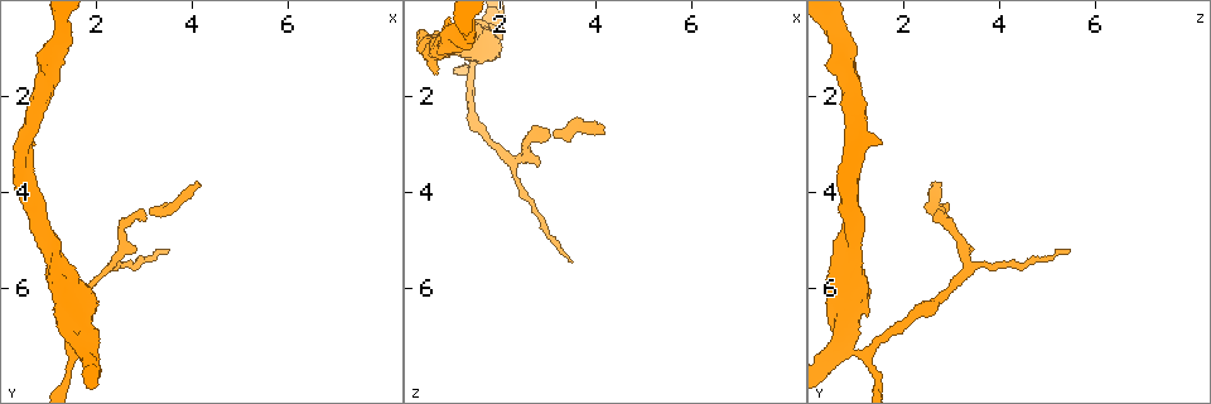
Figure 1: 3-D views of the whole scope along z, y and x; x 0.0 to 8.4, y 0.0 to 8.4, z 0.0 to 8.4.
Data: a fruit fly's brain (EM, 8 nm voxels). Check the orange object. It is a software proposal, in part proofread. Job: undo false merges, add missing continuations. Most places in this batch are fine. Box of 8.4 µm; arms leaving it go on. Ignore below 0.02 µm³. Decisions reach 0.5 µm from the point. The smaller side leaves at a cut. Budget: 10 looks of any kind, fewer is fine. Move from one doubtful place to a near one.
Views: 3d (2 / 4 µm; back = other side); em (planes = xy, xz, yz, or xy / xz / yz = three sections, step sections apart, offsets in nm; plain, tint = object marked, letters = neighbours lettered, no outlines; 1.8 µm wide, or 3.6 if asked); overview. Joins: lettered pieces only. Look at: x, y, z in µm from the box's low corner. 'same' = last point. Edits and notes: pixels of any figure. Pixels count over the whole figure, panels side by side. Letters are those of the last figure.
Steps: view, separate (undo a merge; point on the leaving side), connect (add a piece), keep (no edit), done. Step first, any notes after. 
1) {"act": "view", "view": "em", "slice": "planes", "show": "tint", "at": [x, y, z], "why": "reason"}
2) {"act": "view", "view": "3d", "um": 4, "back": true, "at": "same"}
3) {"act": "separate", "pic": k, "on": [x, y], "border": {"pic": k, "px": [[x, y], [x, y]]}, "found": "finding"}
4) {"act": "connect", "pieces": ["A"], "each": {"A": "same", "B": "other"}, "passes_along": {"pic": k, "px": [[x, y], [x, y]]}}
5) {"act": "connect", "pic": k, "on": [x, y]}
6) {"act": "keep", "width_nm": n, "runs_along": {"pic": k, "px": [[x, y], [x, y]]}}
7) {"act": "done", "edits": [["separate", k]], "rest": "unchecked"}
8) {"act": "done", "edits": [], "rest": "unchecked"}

{"act": "view", "view": "em", "slice": "xz", "step": 8, "show": "letters", "at": [2.15, 5.65, 3.35], "why": "branch point"}

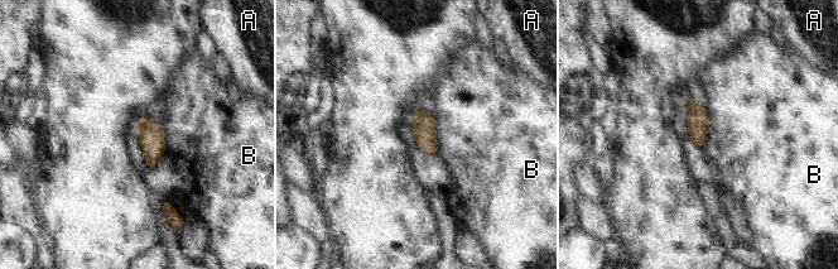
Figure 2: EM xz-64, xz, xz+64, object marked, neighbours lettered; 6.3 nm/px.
{"act": "view", "view": "em", "slice": "planes", "show": "letters", "at": "same"}

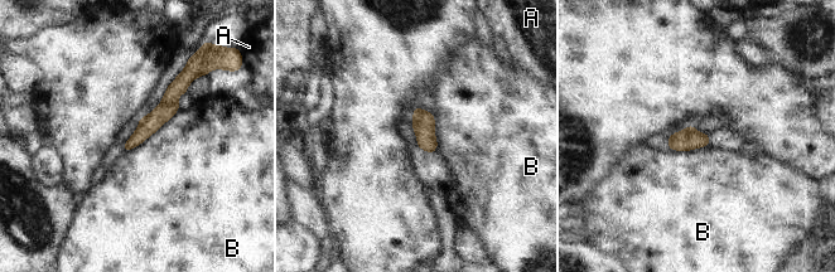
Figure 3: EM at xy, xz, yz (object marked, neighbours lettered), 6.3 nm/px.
{"act": "keep", "width_nm": 120, "longest_contact_nm": ["B", 460], "each": {"A": "other", "B": "other"}, "found": "one neuron here"}

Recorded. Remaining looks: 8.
{"act": "view", "view": "em", "slice": "yz", "step": 16, "show": "letters", "at": [4.15, 3.80, 2.75], "why": "long arm stops here"}

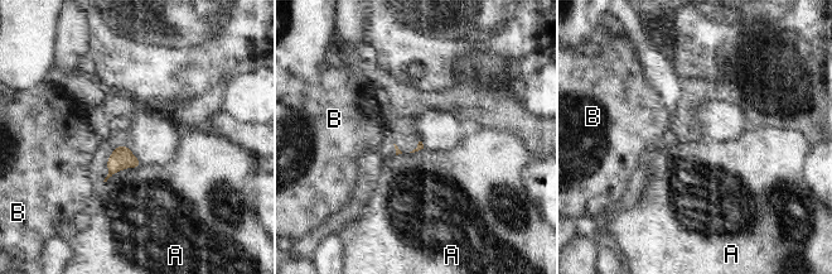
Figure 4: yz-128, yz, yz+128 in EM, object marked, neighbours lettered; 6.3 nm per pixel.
{"act": "keep", "each": {"A": "other", "B": "other"}, "border": {"pic": 4, "px": [[141, 164], [122, 168], [104, 182]]}, "found": "none of them fits"}

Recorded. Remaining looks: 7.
{"act": "view", "view": "em", "slice": "xz", "step": 16, "show": "letters", "at": [3.45, 5.20, 5.50], "why": "branch stops here"}

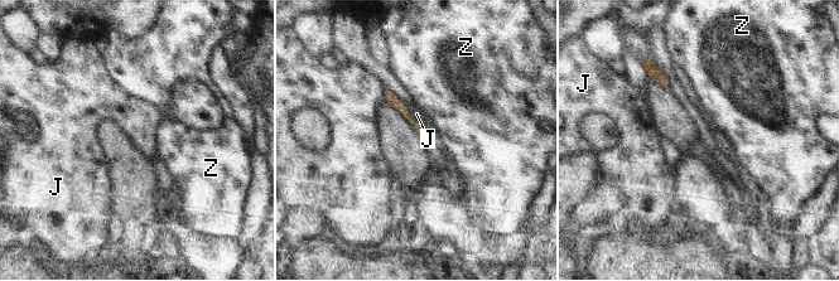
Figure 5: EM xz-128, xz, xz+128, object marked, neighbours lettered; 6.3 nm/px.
{"act": "keep", "each": {"J": "other", "Z": "other"}, "found": "none of them fits"}

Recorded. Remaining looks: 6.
{"act": "view", "view": "3d", "um": 4, "at": [0.70, 3.05, 1.55], "why": "an open end"}

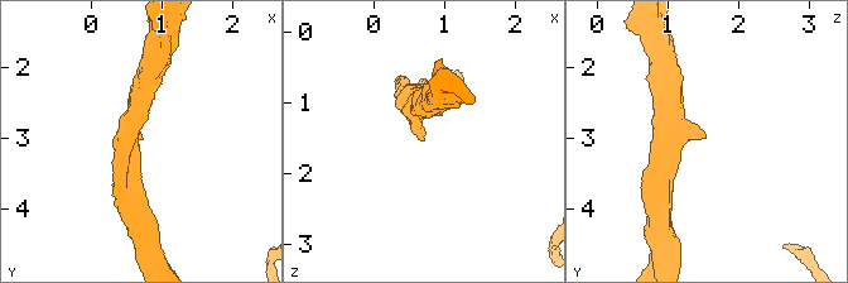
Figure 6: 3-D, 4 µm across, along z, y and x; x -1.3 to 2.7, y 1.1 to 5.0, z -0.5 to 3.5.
{"act": "view", "view": "em", "slice": "planes", "show": "letters", "at": [0.70, 3.00, 1.55]}

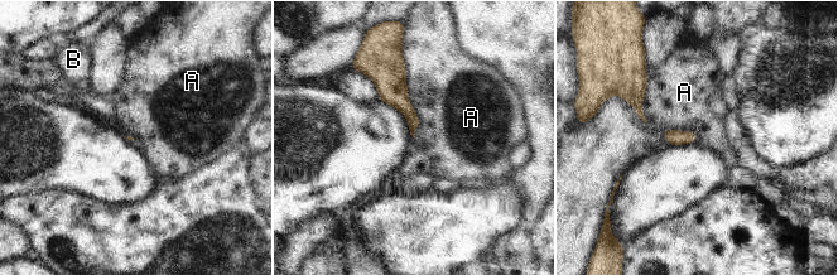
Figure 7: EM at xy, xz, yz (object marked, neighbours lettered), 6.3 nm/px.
{"act": "keep", "each": {"A": "other", "B": "other"}, "found": "none of them fits"}

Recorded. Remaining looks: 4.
{"act": "done", "edits": [], "rest": "unchecked"}

